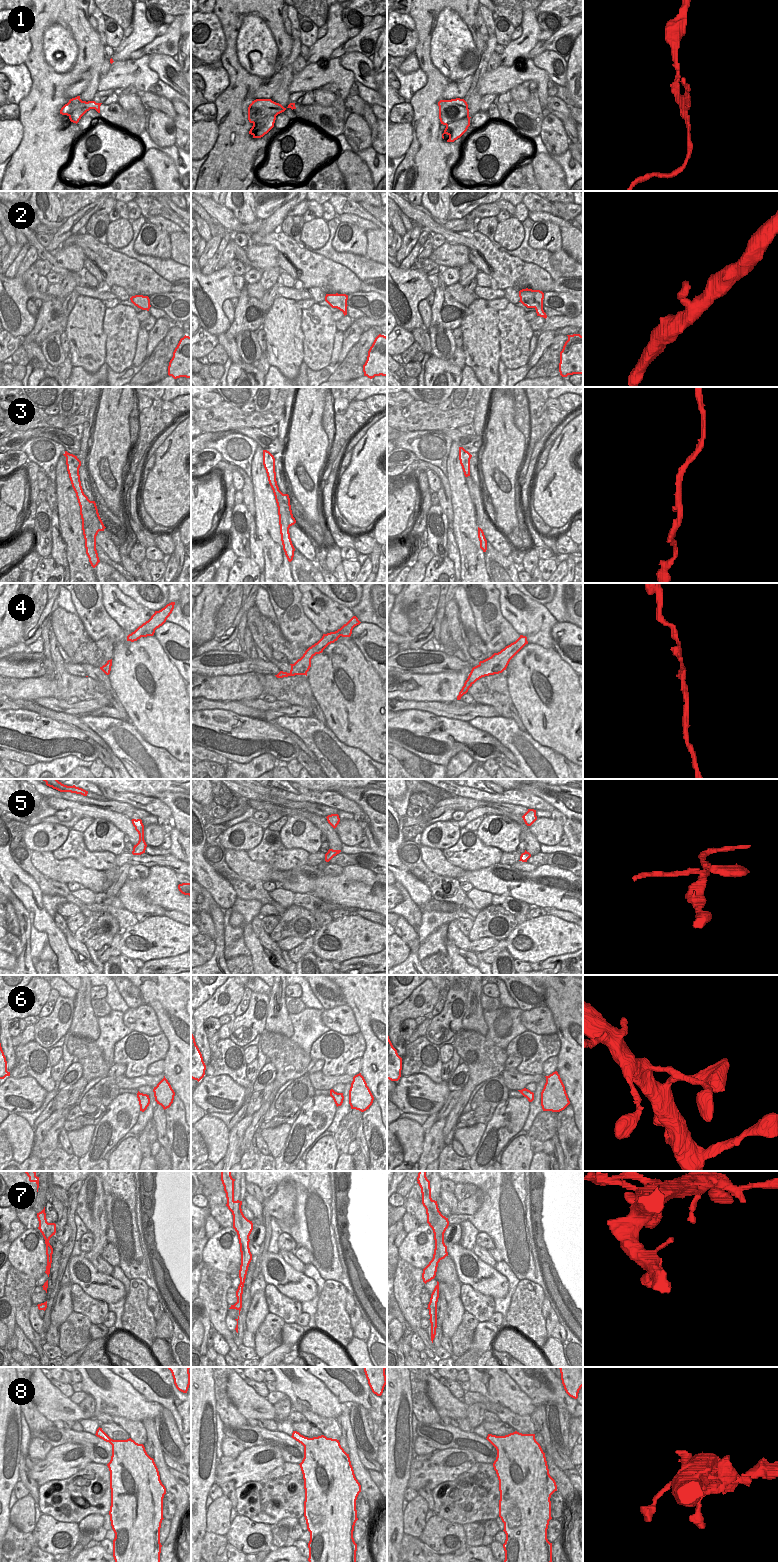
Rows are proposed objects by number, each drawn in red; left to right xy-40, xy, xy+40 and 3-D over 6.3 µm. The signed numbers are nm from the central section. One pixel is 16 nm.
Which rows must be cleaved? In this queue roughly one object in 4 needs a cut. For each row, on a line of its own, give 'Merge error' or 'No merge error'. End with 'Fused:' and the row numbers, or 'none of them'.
1: Merge error
2: No merge error
3: Merge error
4: No merge error
5: Merge error
6: No merge error
7: No merge error
8: No merge error
Fused: 1, 3, 5

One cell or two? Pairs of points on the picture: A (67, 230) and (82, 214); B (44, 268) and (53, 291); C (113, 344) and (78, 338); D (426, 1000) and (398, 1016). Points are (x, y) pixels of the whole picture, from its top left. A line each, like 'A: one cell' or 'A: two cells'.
A: one cell
B: two cells
C: two cells
D: one cell

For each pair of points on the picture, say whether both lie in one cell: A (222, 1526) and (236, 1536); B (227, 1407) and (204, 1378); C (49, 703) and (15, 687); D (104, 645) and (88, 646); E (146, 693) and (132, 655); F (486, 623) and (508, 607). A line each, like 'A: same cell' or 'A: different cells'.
A: different cells
B: different cells
C: different cells
D: same cell
E: same cell
F: different cells

